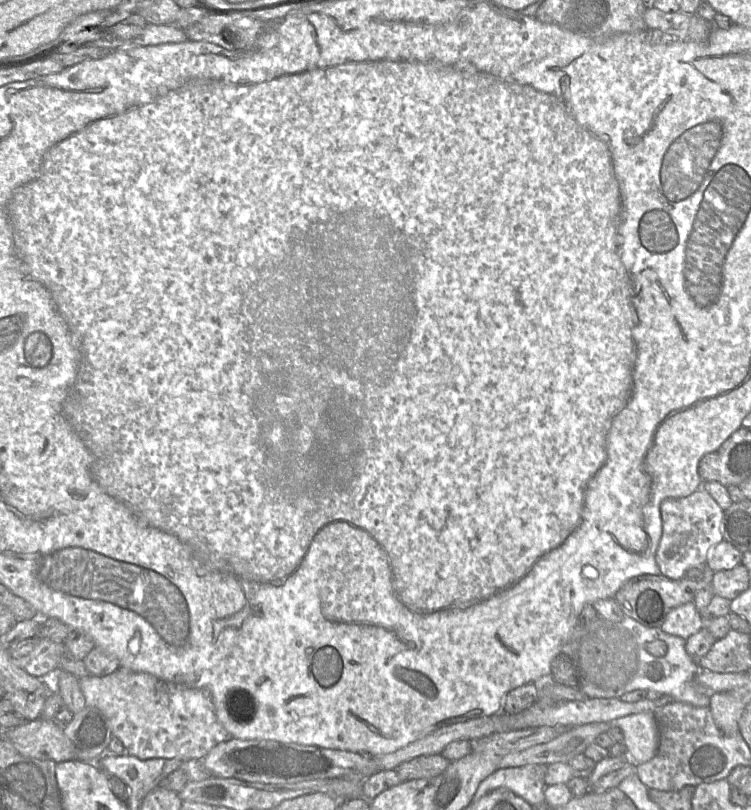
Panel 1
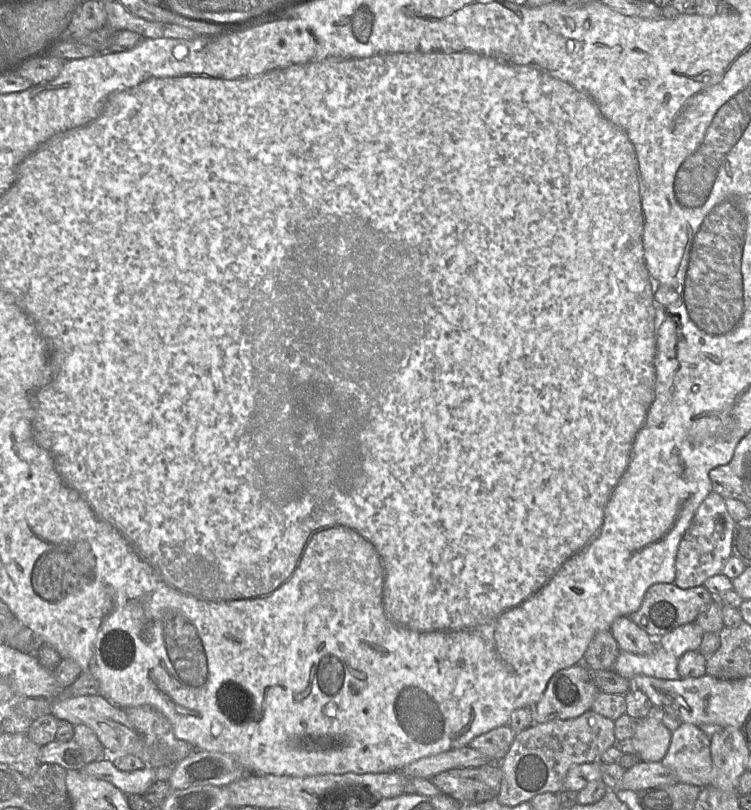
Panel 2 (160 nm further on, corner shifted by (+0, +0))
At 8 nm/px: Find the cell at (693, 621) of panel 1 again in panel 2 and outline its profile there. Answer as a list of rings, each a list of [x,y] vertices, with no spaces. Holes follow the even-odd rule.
[[[694,621],[663,635],[659,639],[659,645],[670,654],[680,658],[688,651],[698,650],[703,635],[703,629]]]

